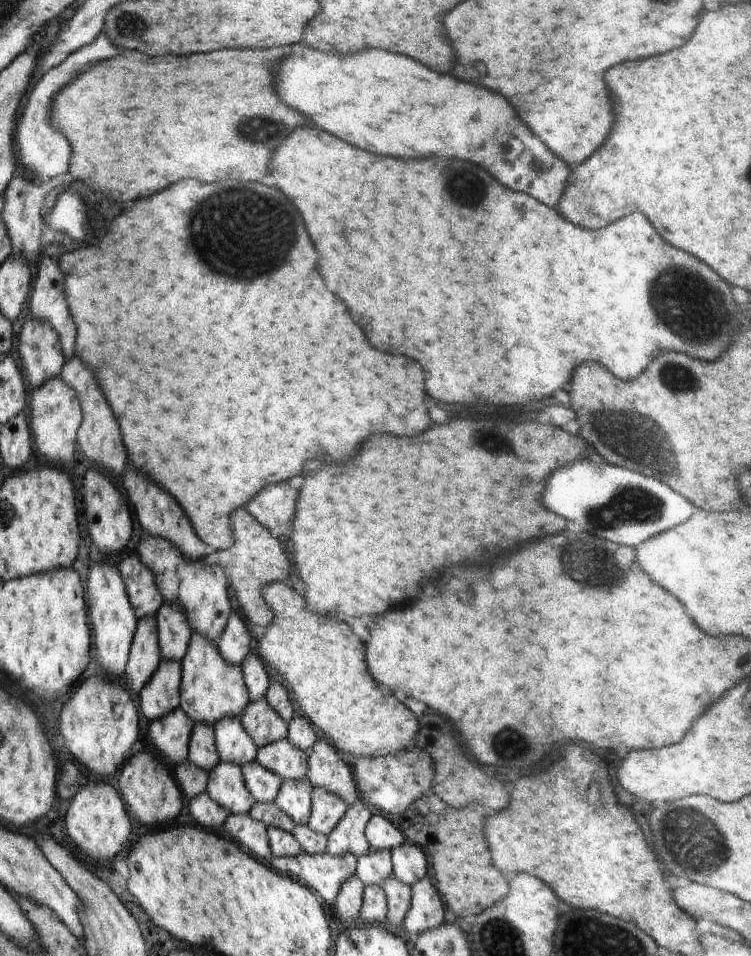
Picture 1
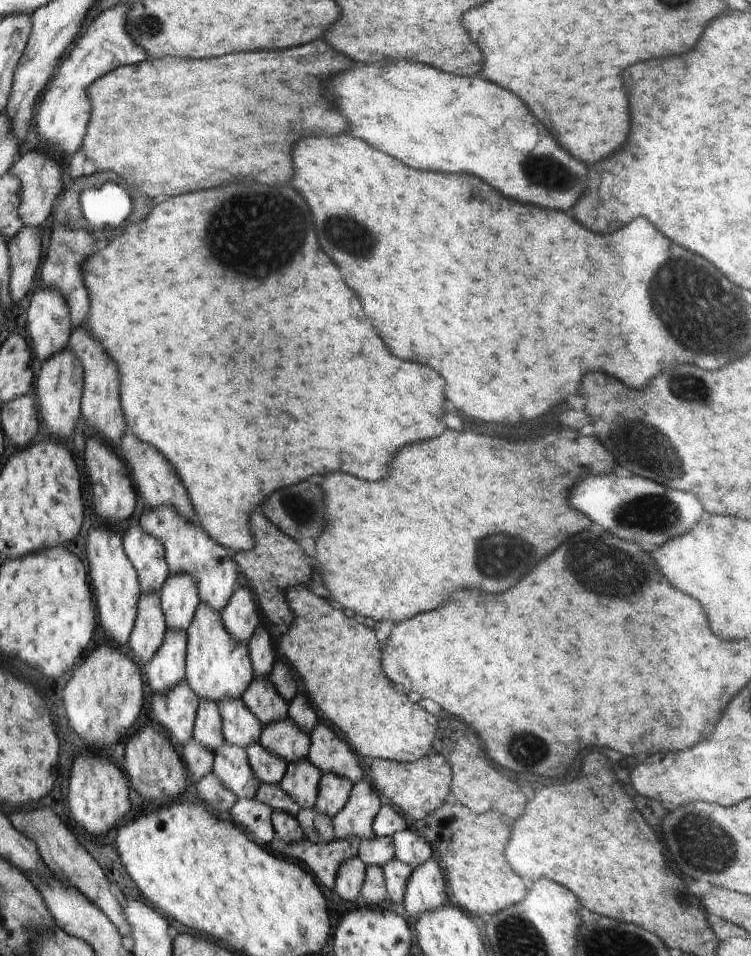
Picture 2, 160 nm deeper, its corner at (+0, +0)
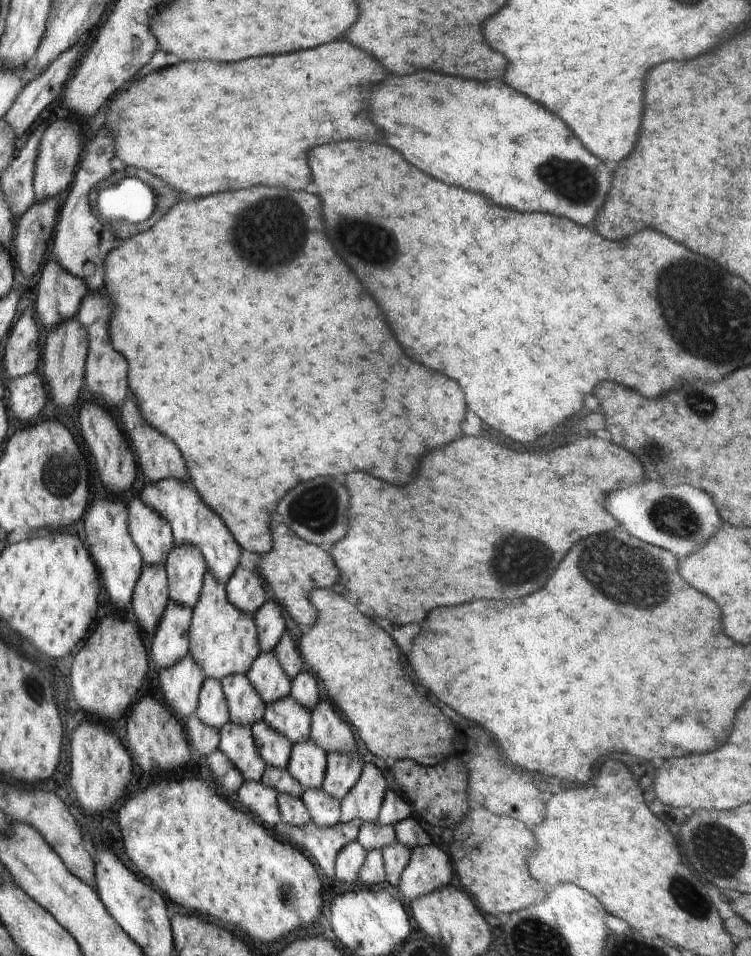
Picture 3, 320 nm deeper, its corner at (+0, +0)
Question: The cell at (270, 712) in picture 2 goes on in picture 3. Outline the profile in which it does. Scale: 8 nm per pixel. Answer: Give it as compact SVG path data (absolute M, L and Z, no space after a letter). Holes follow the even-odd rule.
M275 648L272 651L260 652L246 675L264 698L266 706L291 694L291 678L284 672Z

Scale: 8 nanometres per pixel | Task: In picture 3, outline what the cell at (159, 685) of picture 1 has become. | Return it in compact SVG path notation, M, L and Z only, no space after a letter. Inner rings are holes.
M168 601L151 642L155 670L173 665L189 652L189 630L194 608Z

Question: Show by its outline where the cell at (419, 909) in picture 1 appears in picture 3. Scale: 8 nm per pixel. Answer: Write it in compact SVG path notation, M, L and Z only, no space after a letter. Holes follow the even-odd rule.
M434 843L414 847L411 850L409 863L403 868L399 881L398 888L408 900L412 900L421 894L432 892L433 890L450 885L453 880L453 868L449 856Z

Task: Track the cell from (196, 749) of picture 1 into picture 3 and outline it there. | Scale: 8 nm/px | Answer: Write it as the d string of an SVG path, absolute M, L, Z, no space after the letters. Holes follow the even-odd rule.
M206 677L199 692L197 715L207 725L219 728L229 722L229 708L220 679Z

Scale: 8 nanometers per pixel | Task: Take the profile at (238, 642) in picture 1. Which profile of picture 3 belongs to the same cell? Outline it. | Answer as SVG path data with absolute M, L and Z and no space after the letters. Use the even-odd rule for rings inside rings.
M239 567L225 584L228 600L242 612L254 616L255 612L269 599L264 578L258 571Z

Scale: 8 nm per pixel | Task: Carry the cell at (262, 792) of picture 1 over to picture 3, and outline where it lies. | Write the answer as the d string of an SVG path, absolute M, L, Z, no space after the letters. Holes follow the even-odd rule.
M266 719L253 722L251 724L251 729L253 730L254 746L256 746L258 754L267 764L266 767L286 767L289 761L289 756L291 755L291 742L274 727L271 727Z

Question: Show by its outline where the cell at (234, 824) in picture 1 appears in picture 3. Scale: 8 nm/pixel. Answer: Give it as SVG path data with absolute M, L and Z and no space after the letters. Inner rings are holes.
M244 781L237 790L240 802L256 815L264 826L276 826L281 820L277 803L277 790L258 782Z

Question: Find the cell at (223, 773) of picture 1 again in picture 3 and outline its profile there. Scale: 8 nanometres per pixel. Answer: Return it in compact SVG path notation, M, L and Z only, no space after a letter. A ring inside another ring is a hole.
M229 720L219 728L219 748L235 764L246 781L261 780L267 764L254 746L253 730Z

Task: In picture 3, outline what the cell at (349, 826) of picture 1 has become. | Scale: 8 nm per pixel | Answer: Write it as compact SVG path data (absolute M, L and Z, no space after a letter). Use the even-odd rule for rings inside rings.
M364 763L358 782L341 800L340 823L359 818L374 824L387 791L386 777L373 763Z

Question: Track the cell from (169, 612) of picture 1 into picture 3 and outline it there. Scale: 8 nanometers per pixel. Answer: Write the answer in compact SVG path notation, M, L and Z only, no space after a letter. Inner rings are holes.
M192 543L174 545L164 562L169 578L170 601L194 608L198 602L207 562L201 550Z

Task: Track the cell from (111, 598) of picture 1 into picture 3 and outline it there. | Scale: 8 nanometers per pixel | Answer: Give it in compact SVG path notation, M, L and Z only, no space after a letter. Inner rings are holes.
M114 496L110 500L98 498L84 518L88 546L92 546L92 554L96 554L96 562L100 562L100 570L104 570L102 574L106 592L111 598L110 601L122 611L130 608L134 588L142 576L144 565L141 550L136 546L129 530L128 511L122 501L116 500Z

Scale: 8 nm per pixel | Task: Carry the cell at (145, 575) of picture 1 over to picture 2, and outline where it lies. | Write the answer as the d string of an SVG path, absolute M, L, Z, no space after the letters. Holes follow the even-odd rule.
M140 523L130 525L125 532L125 553L139 574L141 594L159 592L170 574L159 538L149 535Z

